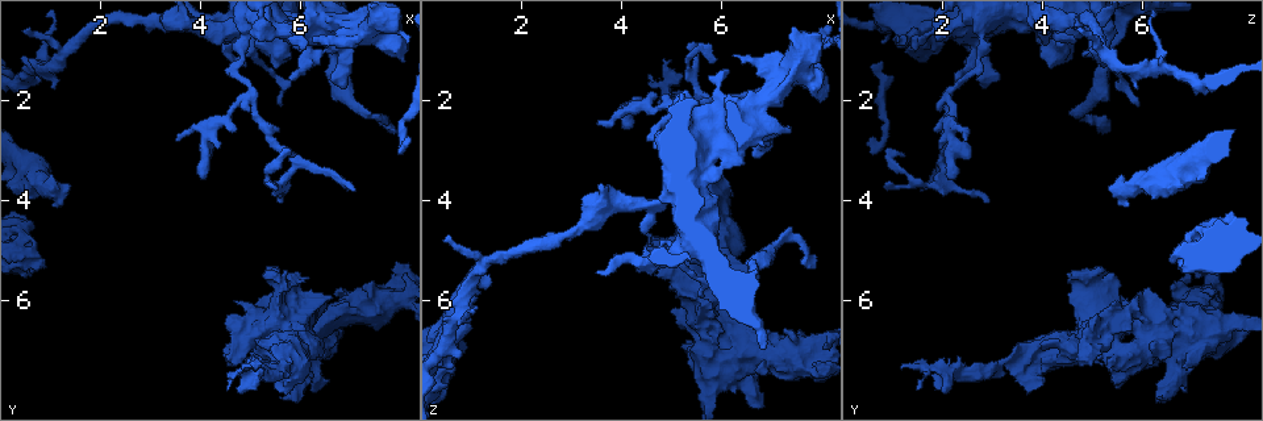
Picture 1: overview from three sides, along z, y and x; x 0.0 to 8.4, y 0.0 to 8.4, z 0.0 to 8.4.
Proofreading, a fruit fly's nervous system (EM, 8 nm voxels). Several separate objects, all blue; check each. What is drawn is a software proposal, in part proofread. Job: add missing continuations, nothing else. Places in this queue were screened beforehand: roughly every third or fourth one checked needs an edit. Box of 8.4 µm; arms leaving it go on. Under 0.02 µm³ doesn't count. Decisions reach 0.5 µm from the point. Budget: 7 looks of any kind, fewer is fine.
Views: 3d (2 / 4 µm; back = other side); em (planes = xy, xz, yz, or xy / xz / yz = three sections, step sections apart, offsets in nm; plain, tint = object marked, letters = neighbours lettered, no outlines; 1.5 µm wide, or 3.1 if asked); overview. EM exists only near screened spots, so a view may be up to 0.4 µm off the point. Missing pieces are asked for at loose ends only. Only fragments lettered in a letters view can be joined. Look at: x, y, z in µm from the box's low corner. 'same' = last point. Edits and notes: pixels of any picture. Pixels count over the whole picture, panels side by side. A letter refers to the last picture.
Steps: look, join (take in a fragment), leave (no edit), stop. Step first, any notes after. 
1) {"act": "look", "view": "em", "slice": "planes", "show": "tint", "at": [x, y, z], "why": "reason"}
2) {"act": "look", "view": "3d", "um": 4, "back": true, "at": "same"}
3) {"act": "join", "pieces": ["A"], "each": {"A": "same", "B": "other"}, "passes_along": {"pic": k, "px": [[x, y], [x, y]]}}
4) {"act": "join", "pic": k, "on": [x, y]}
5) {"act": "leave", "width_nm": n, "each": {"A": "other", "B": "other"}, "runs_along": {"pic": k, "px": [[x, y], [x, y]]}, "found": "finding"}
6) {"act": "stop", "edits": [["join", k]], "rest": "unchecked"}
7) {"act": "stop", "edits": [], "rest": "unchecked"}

{"act": "look", "view": "em", "slice": "xz", "step": 4, "show": "letters", "at": [7.10, 3.80, 1.60], "why": "thin end"}

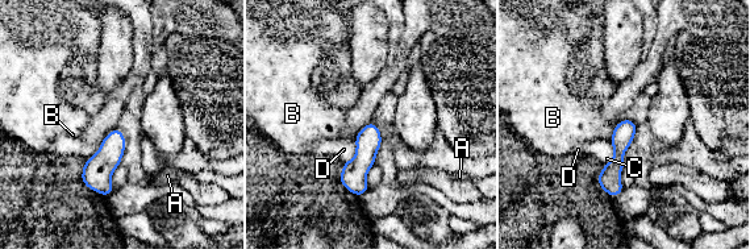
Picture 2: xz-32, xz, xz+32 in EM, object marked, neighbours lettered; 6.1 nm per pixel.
{"act": "leave", "longest_contact_nm": ["D", 170], "each": {"A": "other", "B": "other", "C": "other", "D": "other"}, "border": {"pic": 2, "px": [[616, 124], [608, 138]]}, "found": "none of them fits"}

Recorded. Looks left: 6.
{"act": "look", "view": "3d", "um": 4, "at": [7.90, 5.25, 7.30], "why": "stops while still wide"}

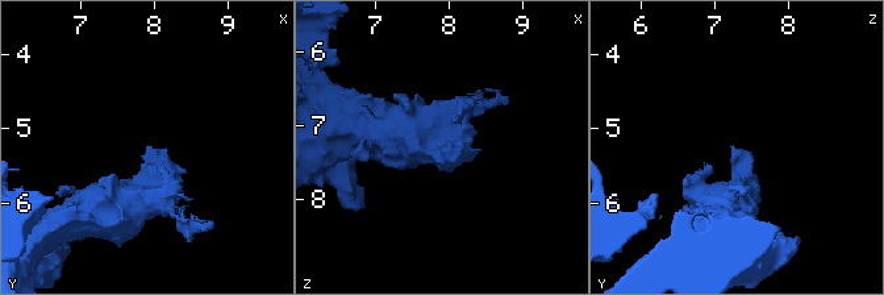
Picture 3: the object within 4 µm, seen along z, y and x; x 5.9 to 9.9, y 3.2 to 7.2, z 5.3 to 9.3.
{"act": "look", "view": "em", "slice": "planes", "show": "letters", "at": [7.95, 5.25, 7.30], "why": "now the EM"}

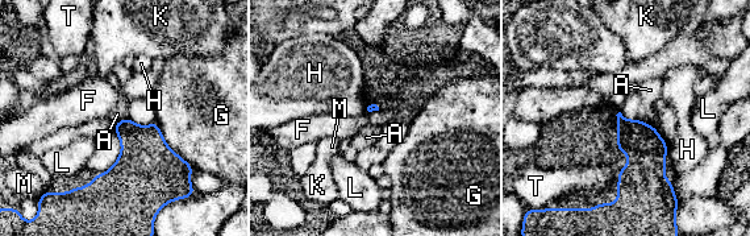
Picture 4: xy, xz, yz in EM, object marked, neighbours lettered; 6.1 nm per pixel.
{"act": "leave", "each": {"A": "other", "F": "other", "G": "other", "H": "other", "K": "other", "L": "other", "M": "other", "T": "other"}, "found": "none of them fits"}

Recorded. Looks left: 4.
{"act": "look", "view": "3d", "um": 4, "at": [0.80, 5.30, 7.05], "why": "thick end"}

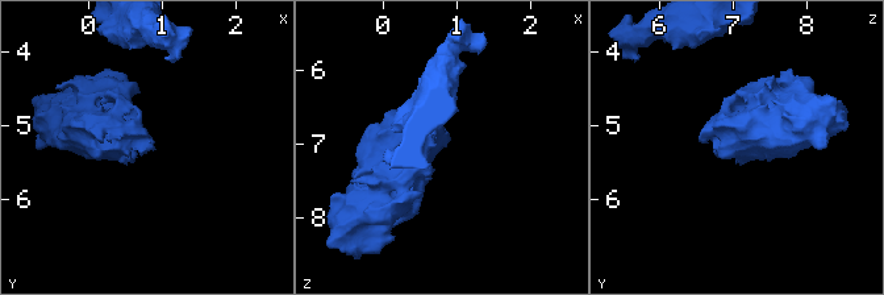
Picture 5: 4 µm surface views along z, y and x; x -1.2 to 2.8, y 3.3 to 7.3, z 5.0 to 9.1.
{"act": "look", "view": "em", "slice": "planes", "show": "letters", "at": [0.85, 5.35, 7.00], "why": "need the tissue"}

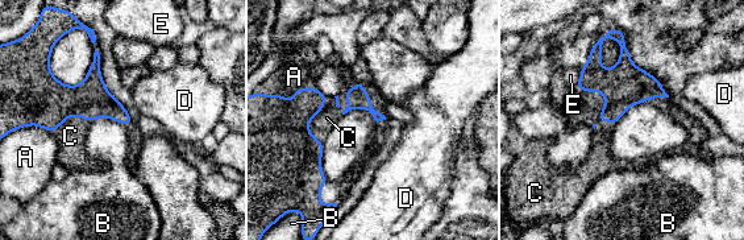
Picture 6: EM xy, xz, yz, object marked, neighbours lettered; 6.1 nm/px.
{"act": "join", "pic": 6, "on": [327, 118], "each": {"A": "other", "B": "other", "C": "same", "D": "other", "E": "other"}, "passes_along": {"pic": 6, "px": [[273, 141], [308, 121], [327, 118]]}, "found": "the neuron continues"}

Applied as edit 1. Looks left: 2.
{"act": "stop", "edits": [["join", 6]], "rest": "unchecked"}

